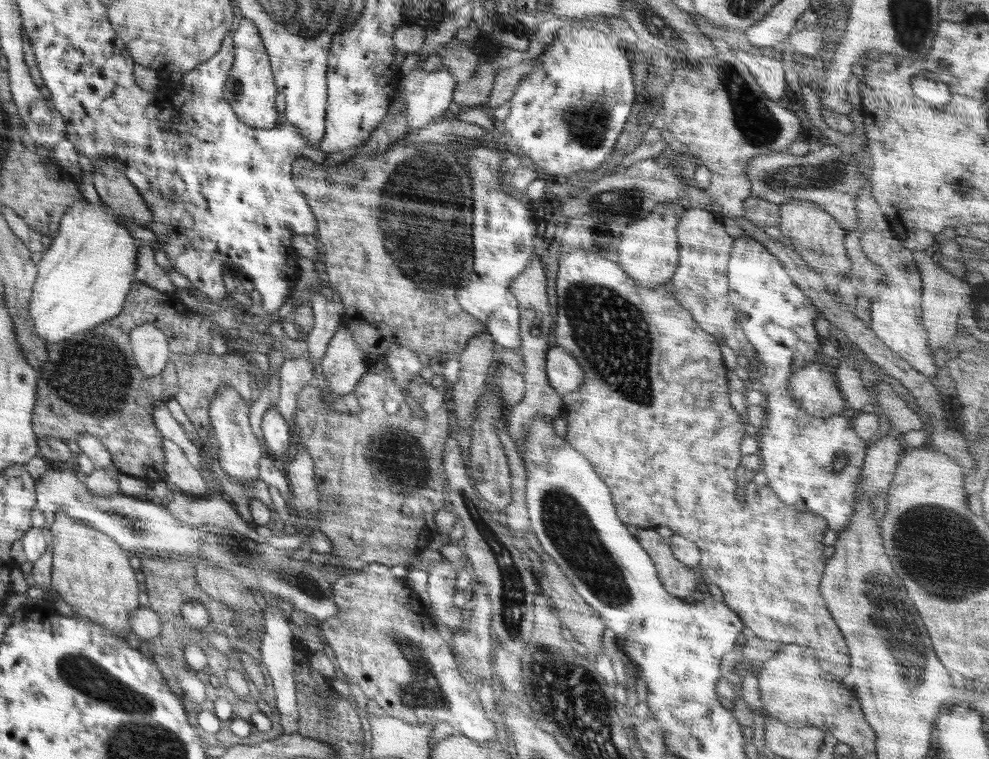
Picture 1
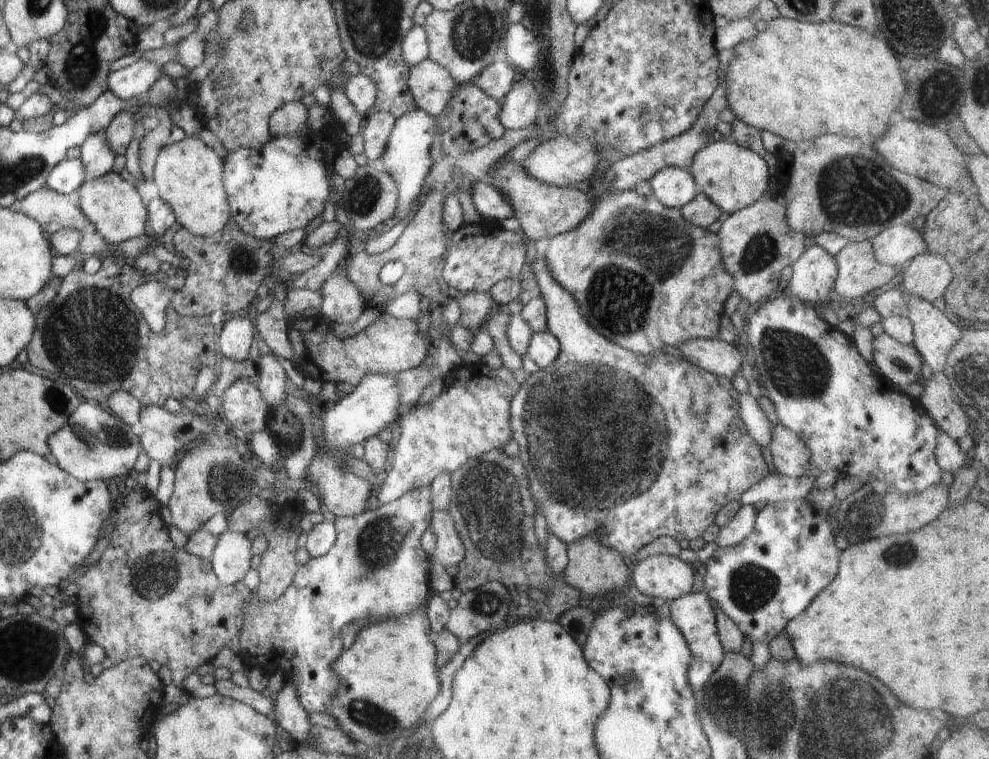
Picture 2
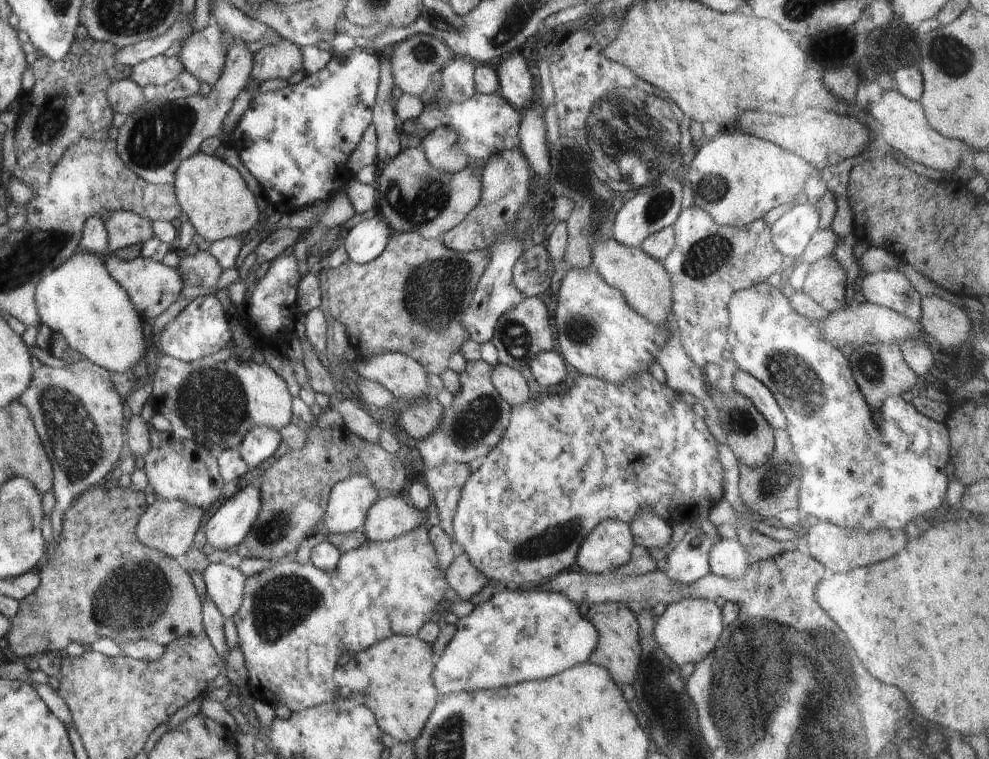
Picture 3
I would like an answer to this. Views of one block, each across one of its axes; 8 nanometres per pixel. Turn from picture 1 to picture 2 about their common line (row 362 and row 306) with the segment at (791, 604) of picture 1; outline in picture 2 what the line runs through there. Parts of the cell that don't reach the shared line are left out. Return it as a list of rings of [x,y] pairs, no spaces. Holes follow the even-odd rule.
[[[635,189],[625,191],[605,192],[595,197],[588,216],[580,225],[568,232],[553,236],[550,245],[544,254],[545,261],[555,281],[567,290],[576,299],[580,314],[588,321],[588,324],[598,334],[605,336],[608,340],[615,342],[629,351],[647,355],[656,351],[667,351],[675,349],[682,341],[691,338],[718,339],[720,330],[720,319],[724,314],[724,302],[733,292],[733,276],[723,265],[719,236],[714,229],[705,229],[692,224],[680,212],[680,209],[664,206],[654,194],[642,196]]]

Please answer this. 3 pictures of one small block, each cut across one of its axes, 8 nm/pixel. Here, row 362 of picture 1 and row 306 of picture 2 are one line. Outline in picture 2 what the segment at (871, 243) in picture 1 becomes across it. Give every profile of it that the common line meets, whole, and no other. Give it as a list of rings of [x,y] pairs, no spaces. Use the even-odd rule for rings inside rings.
[[[910,297],[908,310],[913,326],[913,345],[934,373],[942,371],[948,353],[961,337],[962,328],[950,321],[948,312],[939,311],[930,301],[920,297]]]

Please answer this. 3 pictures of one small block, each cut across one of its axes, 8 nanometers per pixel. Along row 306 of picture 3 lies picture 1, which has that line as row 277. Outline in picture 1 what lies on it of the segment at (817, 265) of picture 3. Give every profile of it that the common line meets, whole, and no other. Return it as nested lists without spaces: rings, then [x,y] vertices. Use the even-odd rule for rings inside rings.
[[[790,200],[779,205],[779,209],[781,224],[778,227],[782,234],[792,239],[791,247],[800,254],[800,258],[804,262],[808,262],[808,265],[817,269],[824,277],[827,289],[841,303],[841,299],[836,296],[837,284],[843,279],[844,274],[848,274],[851,263],[844,246],[846,230],[838,224],[838,221],[831,214],[828,214],[815,202]]]

